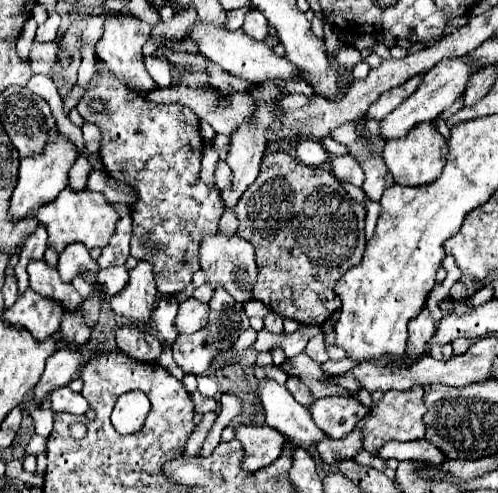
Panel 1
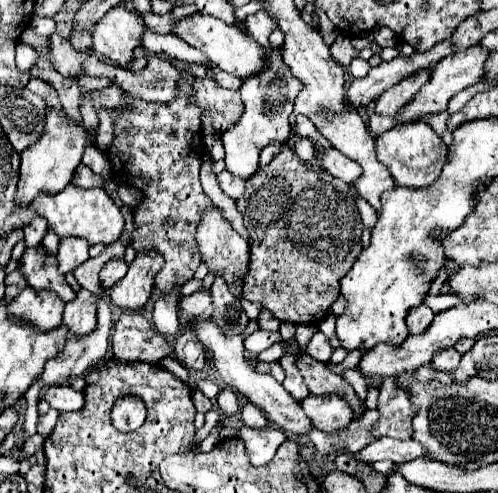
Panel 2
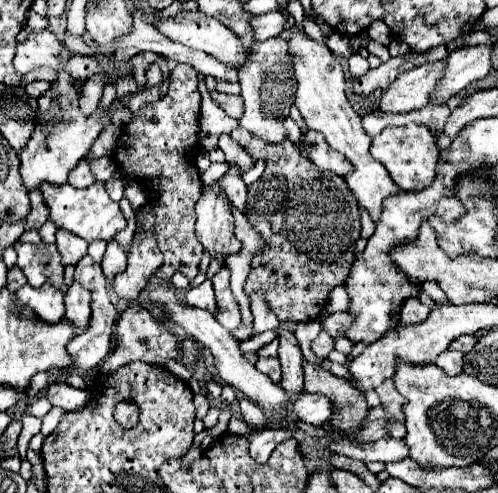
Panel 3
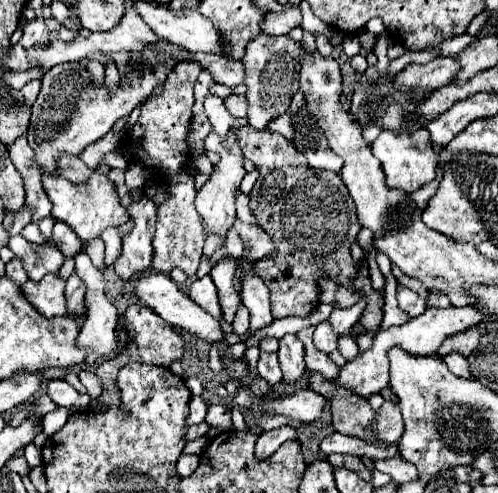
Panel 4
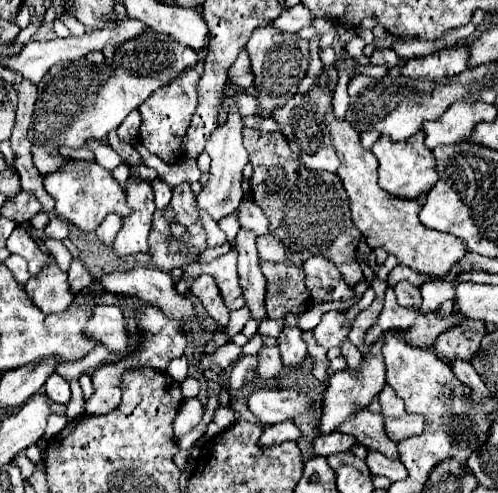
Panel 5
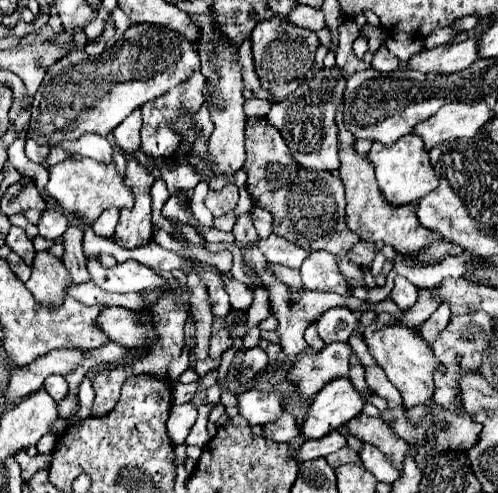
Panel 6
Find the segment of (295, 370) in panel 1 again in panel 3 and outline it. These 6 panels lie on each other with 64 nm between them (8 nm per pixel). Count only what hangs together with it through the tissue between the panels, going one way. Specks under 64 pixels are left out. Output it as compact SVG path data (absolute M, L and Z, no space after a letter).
M304 360L304 388L306 392L318 392L328 396L340 412L334 416L332 426L338 432L358 432L360 422L368 414L368 406L364 394L356 390L348 380L330 374L320 364L310 364Z

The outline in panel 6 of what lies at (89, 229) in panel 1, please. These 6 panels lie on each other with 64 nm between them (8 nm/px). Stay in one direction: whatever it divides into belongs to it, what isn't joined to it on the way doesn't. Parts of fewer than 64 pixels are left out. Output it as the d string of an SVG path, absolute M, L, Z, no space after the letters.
M74 155L54 164L50 168L50 180L46 184L46 194L54 196L58 206L66 214L80 214L92 224L106 208L132 208L132 194L124 186L122 176L116 172L114 164L100 164L93 159Z

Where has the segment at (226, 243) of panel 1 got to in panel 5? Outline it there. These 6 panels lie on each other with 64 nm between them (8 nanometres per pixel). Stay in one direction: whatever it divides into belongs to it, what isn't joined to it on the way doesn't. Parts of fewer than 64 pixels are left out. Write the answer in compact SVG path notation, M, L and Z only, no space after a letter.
M232 96L224 98L224 104L228 108L228 122L224 128L218 128L210 134L208 142L206 142L206 152L212 158L212 166L210 166L210 178L204 184L202 192L196 196L196 204L200 210L208 212L216 222L222 220L224 216L236 212L244 192L242 192L242 170L248 164L248 154L246 148L242 146L242 118L238 114L238 106L234 102Z

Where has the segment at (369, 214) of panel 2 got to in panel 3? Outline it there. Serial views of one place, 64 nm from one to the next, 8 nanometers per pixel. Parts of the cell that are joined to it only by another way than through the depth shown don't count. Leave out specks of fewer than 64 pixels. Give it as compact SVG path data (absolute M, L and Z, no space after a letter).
M360 208L360 216L362 216L362 238L370 238L376 228L376 222L372 220L370 214L366 214L364 208Z

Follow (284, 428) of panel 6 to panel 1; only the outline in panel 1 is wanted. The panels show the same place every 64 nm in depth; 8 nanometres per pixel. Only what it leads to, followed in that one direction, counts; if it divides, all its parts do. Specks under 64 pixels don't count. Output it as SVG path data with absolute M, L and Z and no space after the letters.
M238 426L234 428L234 434L244 450L242 468L250 474L276 462L286 440L280 432L268 426Z

